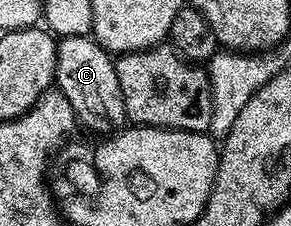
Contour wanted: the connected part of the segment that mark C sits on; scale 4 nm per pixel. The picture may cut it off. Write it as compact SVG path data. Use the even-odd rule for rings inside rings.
M68 35L59 38L57 45L56 87L68 97L68 105L72 105L77 122L90 131L106 131L102 133L127 126L124 97L120 93L111 52L105 51L90 35Z

